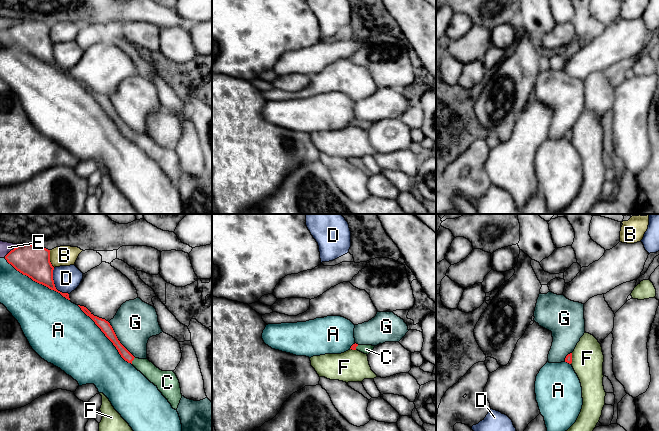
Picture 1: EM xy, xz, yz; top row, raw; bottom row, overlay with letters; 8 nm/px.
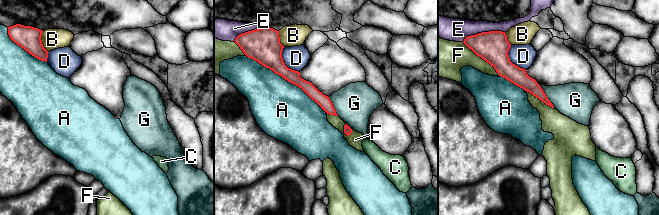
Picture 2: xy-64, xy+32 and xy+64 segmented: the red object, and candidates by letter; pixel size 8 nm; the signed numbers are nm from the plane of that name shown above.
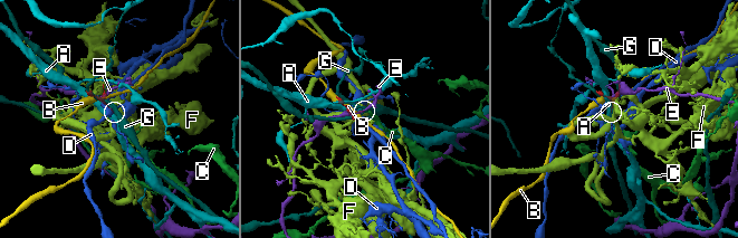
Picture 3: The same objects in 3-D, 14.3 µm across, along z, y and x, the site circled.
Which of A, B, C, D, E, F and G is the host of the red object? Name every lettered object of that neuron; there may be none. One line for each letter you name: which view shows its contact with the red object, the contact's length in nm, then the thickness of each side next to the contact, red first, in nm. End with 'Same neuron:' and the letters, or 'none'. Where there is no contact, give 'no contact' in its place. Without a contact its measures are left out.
C: contact in xy; length 60 nm; calibres 80 and 130 nm
Same neuron: C

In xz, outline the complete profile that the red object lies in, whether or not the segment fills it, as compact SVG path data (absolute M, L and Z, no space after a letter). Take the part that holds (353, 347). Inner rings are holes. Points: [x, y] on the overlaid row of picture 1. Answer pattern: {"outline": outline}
{"outline": "M353 344L350 349L352 350L358 350L364 354L369 354L375 346L372 345L358 345L358 344Z"}

